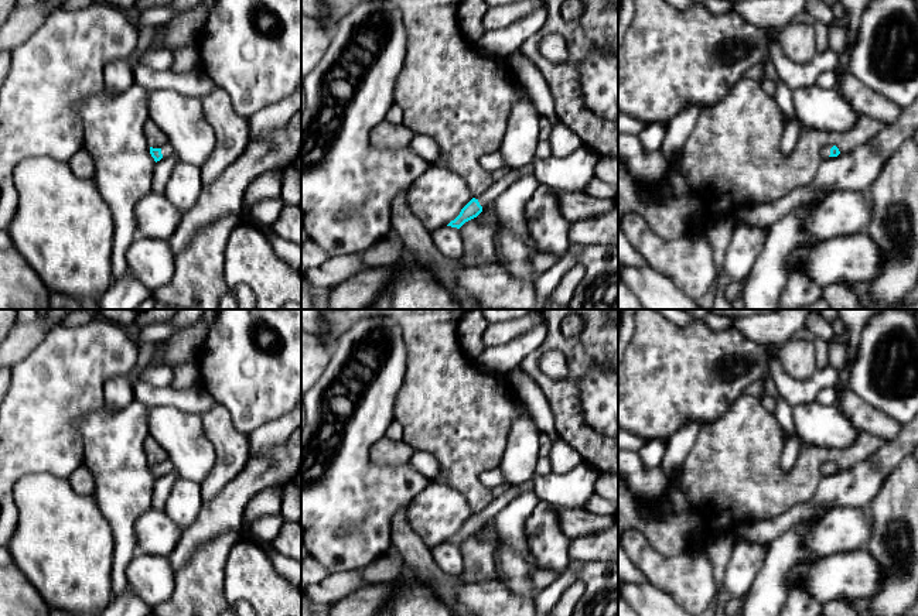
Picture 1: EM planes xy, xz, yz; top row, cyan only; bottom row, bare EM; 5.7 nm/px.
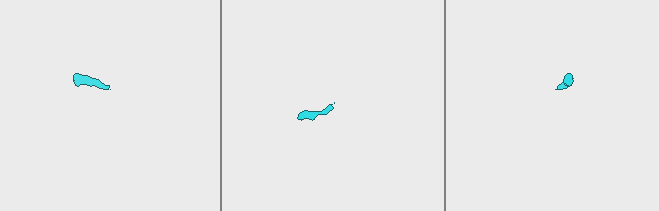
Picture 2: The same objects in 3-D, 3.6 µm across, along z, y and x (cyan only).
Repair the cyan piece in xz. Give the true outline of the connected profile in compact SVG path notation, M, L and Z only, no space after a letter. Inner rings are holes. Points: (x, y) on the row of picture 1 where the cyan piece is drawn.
M532 162L522 168L511 170L505 178L494 181L488 191L478 199L472 198L447 226L460 229L465 222L477 218L482 212L482 208L492 203L513 181L526 174L533 174Z

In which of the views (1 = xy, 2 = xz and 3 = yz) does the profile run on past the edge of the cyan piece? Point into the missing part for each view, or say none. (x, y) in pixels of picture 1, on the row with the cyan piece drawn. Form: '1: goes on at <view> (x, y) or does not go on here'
1: goes on at xy (167, 150)
2: goes on at xz (498, 187)
3: goes on at yz (825, 151)

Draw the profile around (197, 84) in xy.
M140 62L133 64L134 82L149 89L173 89L184 96L202 99L215 88L215 82L201 69L187 73L154 71Z

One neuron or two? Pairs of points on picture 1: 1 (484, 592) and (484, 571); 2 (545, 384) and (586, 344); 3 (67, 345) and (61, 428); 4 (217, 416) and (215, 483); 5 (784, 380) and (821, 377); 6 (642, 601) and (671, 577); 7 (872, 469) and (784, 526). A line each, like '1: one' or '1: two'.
1: two
2: one
3: one
4: one
5: one
6: two
7: one

